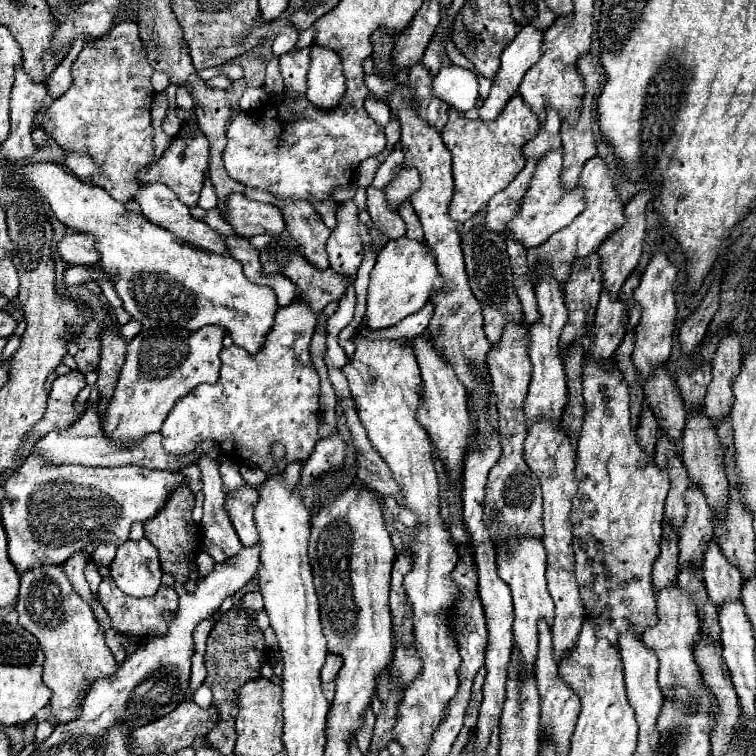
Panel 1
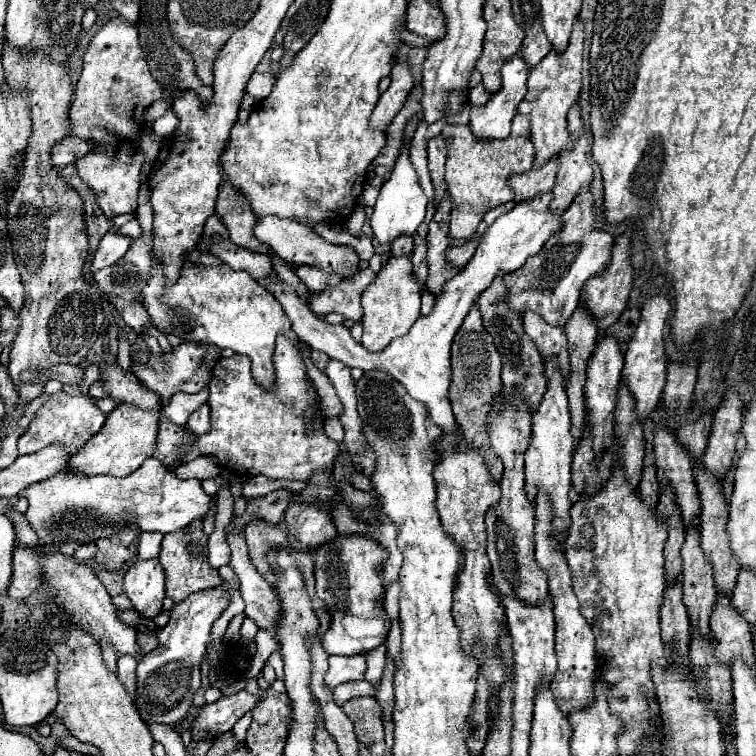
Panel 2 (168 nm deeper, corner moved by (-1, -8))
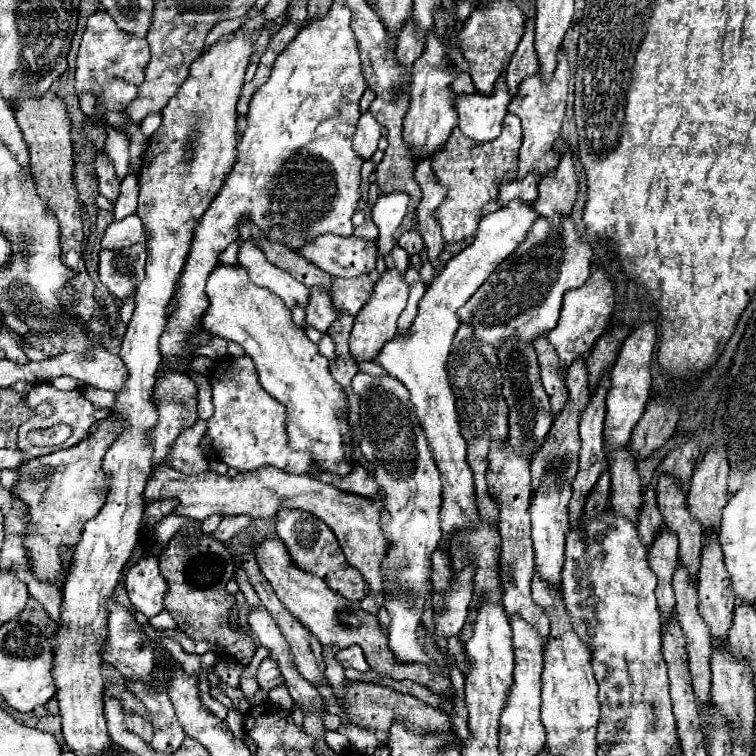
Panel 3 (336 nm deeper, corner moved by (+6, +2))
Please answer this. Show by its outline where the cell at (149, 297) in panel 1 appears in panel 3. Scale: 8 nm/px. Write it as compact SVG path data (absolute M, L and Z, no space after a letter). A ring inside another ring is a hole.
M217 266L205 288L209 308L203 314L203 328L225 340L237 342L255 362L259 382L275 400L287 408L287 440L293 450L303 450L313 456L321 472L347 476L353 468L343 444L353 440L353 430L347 420L347 396L329 374L329 360L319 354L301 326L295 326L291 312L283 300L267 288L255 286L243 266Z

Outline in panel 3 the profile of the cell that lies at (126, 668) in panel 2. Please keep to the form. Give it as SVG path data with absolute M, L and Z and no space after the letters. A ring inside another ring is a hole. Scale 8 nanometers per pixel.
M127 680L127 688L139 698L143 700L153 728L155 728L155 736L149 742L153 752L167 752L173 754L181 742L185 740L185 732L183 728L177 724L177 716L173 712L173 704L169 702L169 696L163 694L155 694L155 690L147 688L143 682L135 682L135 680Z

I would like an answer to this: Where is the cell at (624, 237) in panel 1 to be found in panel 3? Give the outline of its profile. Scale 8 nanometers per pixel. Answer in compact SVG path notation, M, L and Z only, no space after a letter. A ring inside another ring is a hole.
M597 266L591 268L591 276L587 278L587 282L577 288L577 290L569 290L563 298L563 310L561 310L561 318L555 330L551 330L547 334L549 344L555 348L557 356L559 356L559 366L561 366L561 378L565 378L567 374L567 366L571 362L575 362L575 358L583 358L591 352L591 346L595 344L595 340L605 332L609 316L613 312L615 306L615 296L613 296L613 284L605 278L605 272Z

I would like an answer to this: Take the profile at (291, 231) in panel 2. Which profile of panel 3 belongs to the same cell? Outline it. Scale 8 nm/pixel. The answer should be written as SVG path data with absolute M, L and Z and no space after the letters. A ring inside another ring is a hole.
M323 234L315 242L301 248L301 256L333 274L335 278L353 278L369 274L377 262L375 242L367 242L357 236Z

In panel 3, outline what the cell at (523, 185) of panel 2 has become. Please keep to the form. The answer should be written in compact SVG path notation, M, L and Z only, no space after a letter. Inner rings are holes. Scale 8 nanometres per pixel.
M529 172L523 180L515 180L511 184L503 184L499 188L499 198L497 202L501 206L507 206L511 200L521 200L525 204L533 204L537 200L537 184L539 184L539 176L533 172Z

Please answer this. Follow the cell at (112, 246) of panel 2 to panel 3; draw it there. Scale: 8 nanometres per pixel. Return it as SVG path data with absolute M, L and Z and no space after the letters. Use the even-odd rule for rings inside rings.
M131 214L123 220L115 220L113 224L109 224L103 240L101 240L101 248L127 248L133 244L145 244L149 238L141 218L137 214Z

